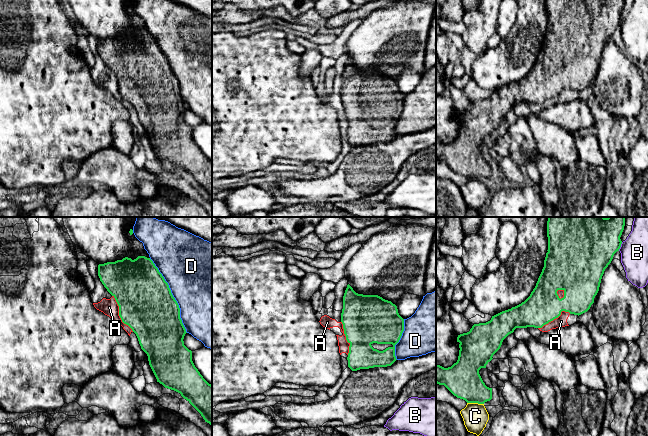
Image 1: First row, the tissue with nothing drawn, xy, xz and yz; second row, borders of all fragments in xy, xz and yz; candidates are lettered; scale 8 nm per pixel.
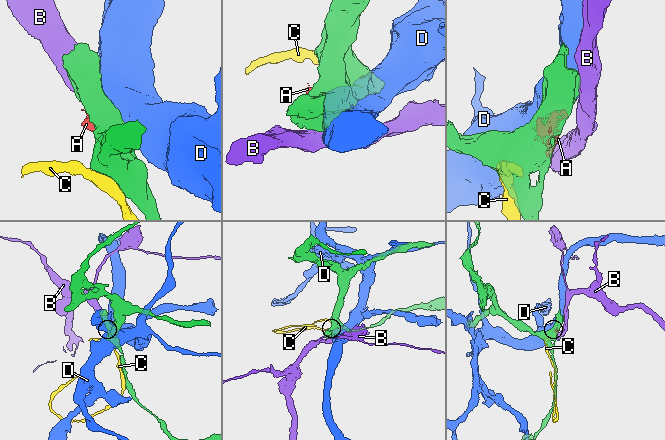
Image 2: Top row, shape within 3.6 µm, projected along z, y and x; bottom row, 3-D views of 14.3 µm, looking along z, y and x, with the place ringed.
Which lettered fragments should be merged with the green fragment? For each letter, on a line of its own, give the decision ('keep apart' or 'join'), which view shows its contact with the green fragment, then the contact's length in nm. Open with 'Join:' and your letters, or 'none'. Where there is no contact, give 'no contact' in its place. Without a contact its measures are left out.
Join: A
A: join | xy | 340 nm
B: keep apart | yz | 80 nm
C: keep apart | yz | 140 nm
D: keep apart | xy | 650 nm

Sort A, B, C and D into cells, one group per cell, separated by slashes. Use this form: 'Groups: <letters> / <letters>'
Groups: A / B / C / D

